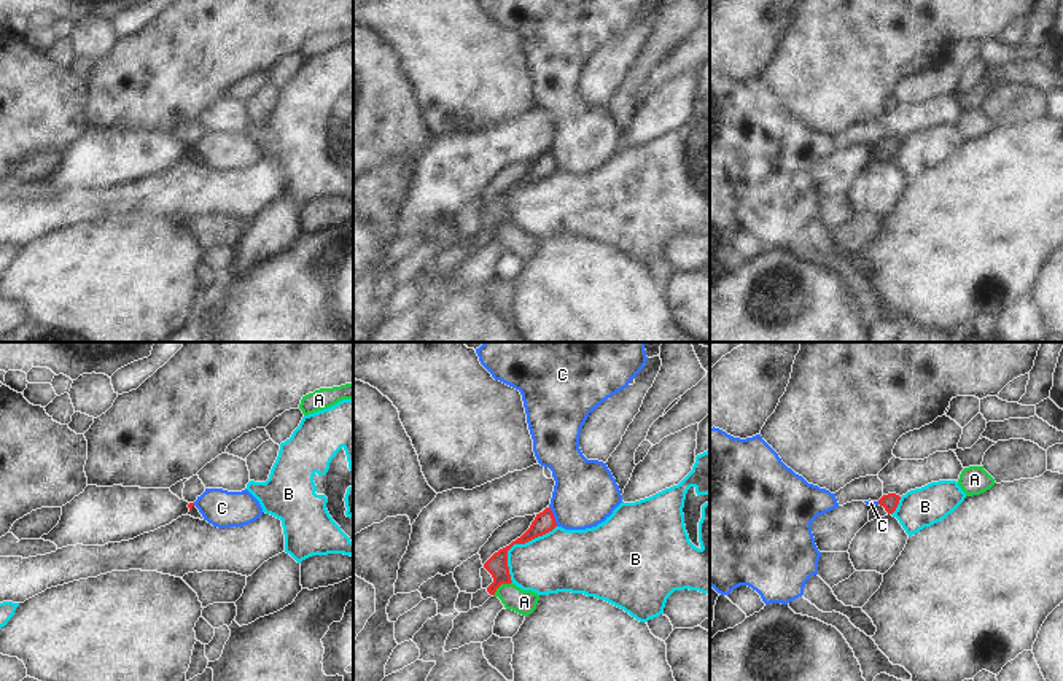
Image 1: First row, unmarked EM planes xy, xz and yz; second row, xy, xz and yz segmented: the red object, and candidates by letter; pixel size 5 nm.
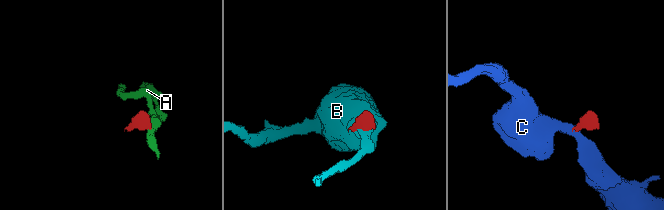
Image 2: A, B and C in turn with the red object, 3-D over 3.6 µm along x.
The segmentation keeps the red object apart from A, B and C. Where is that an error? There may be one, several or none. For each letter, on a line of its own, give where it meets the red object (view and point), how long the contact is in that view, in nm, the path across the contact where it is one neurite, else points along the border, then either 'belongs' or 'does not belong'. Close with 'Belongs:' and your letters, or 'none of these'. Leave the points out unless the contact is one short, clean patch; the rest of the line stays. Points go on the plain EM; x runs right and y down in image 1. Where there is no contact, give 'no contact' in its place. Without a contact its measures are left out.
A: contact xz (500, 228); length 120 nm; border xz (511, 225), (503, 226), (494, 239); does not belong
B: contact xz (516, 186); length 360 nm; border xz (556, 169), (524, 186), (516, 186), (508, 194), (511, 225); does not belong
C: contact xz (552, 159); length 110 nm; border xz (549, 150), (557, 169); does not belong
Belongs: none of these

